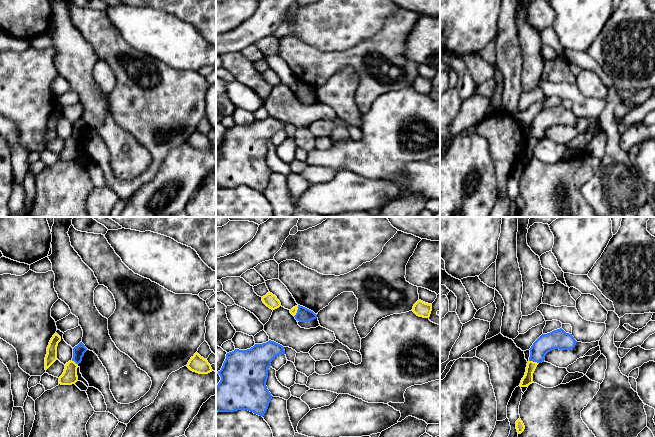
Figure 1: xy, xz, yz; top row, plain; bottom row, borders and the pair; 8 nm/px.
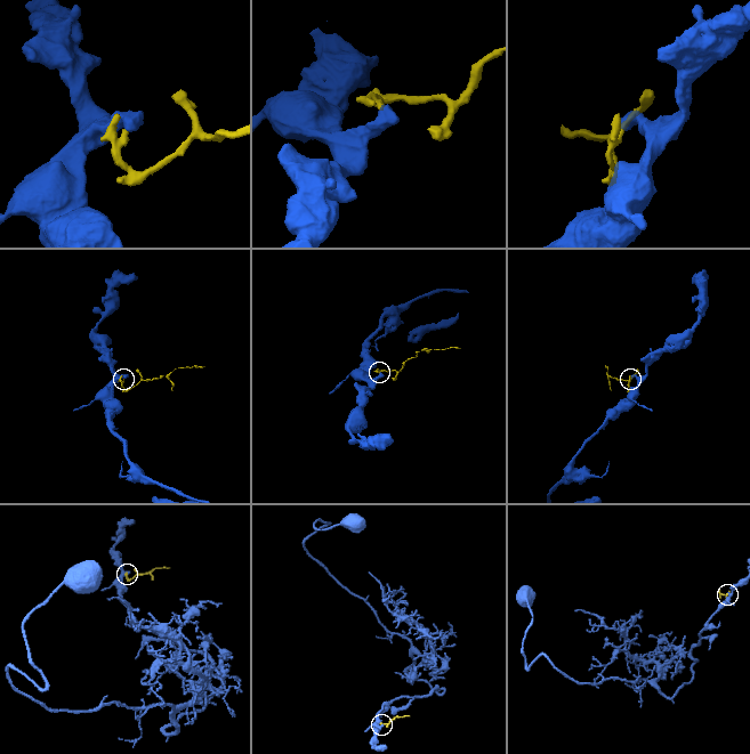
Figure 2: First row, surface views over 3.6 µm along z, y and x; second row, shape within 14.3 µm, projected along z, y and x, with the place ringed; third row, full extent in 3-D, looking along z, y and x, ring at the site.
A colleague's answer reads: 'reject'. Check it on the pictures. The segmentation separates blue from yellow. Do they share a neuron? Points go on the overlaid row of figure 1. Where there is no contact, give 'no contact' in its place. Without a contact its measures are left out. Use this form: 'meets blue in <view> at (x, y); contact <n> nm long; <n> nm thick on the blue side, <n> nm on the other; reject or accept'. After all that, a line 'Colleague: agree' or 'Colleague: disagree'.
meets blue in yz at (534, 361); contact 80 nm long; 150 nm thick on the blue side, 80 nm on the other; reject
Colleague: agree

